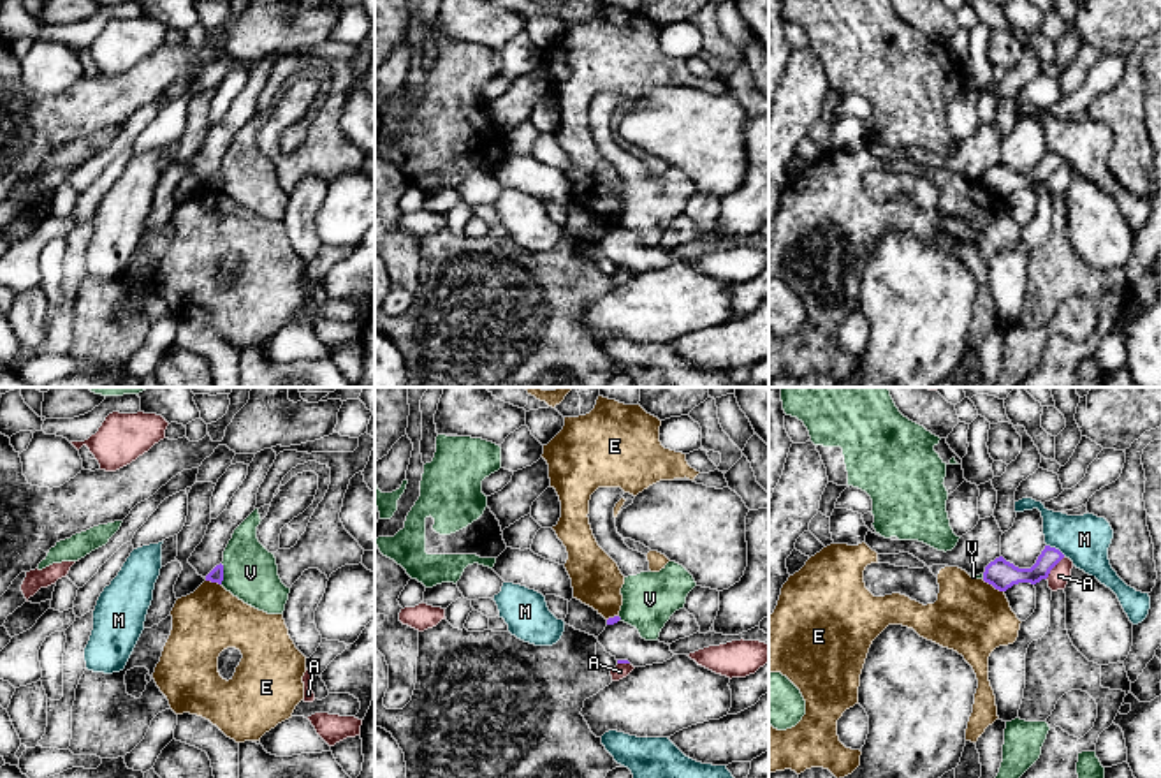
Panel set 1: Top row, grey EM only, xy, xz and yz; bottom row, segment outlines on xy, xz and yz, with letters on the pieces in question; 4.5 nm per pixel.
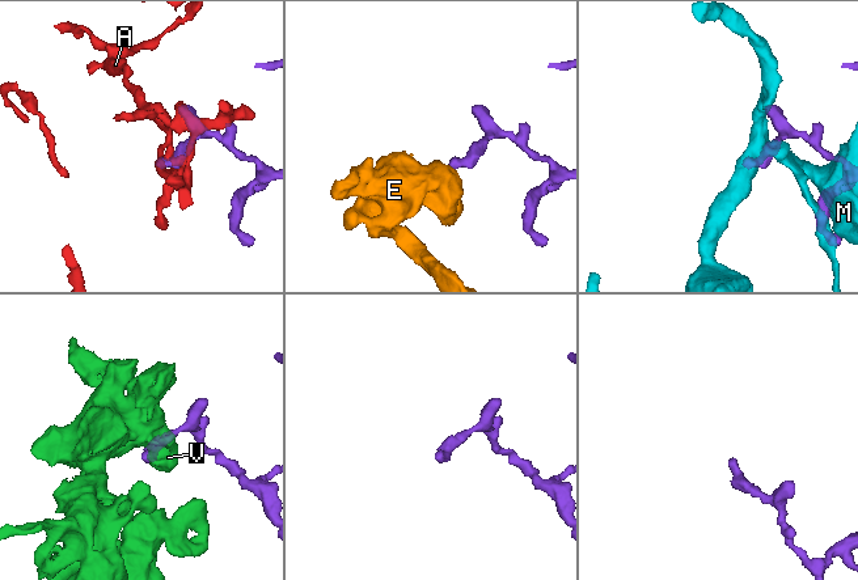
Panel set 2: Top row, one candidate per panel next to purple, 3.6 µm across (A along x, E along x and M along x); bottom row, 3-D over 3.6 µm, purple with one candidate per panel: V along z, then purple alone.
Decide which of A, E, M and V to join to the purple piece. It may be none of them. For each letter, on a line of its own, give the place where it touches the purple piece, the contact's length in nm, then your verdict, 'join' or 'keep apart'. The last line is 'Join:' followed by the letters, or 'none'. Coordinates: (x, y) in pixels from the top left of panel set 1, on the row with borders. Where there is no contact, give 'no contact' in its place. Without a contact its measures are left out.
A: yz (1054, 565) | 140 nm | keep apart
E: yz (993, 585) | 120 nm | keep apart
M: yz (1054, 548) | 100 nm | keep apart
V: xy (222, 574) | 100 nm | keep apart
Join: none

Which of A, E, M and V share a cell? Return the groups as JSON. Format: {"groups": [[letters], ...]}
{"groups": [["A"], ["E"], ["M"], ["V"]]}

